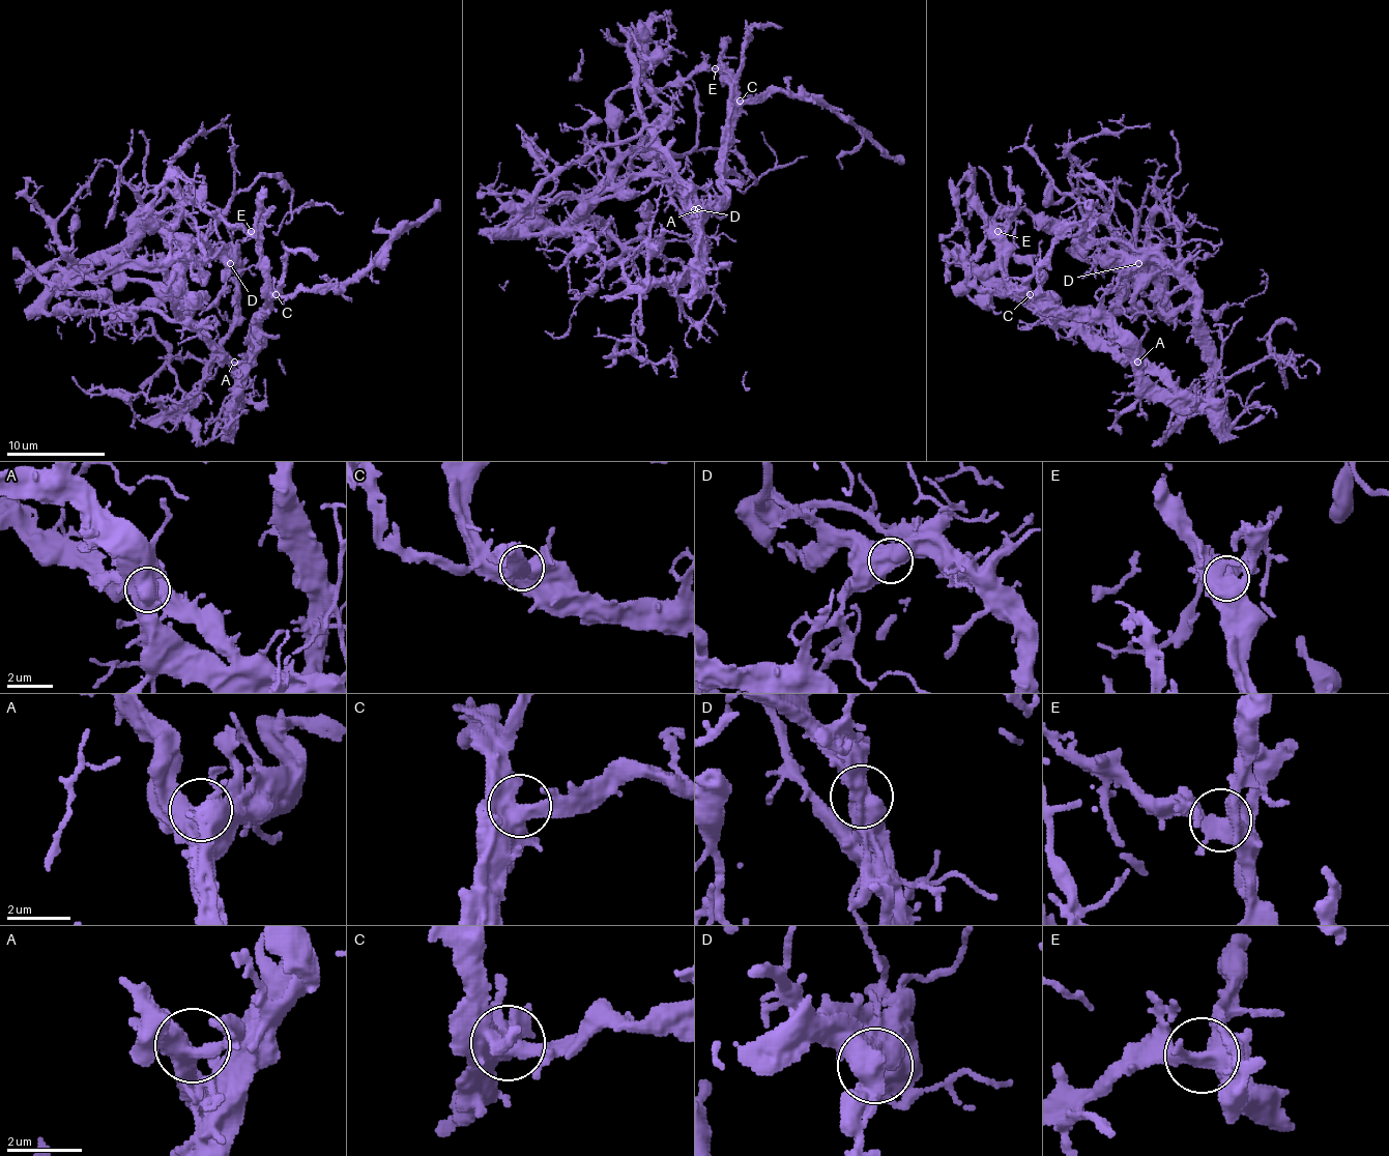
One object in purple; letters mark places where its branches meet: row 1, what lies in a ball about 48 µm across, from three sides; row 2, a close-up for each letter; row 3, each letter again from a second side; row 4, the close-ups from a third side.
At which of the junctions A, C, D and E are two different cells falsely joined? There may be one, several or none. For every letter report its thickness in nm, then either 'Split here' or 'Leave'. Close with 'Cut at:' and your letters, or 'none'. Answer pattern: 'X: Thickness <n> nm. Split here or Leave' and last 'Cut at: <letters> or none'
A: Thickness 440 nm. Leave
C: Thickness 650 nm. Leave
D: Thickness 650 nm. Split here
E: Thickness 480 nm. Leave
Cut at: D

